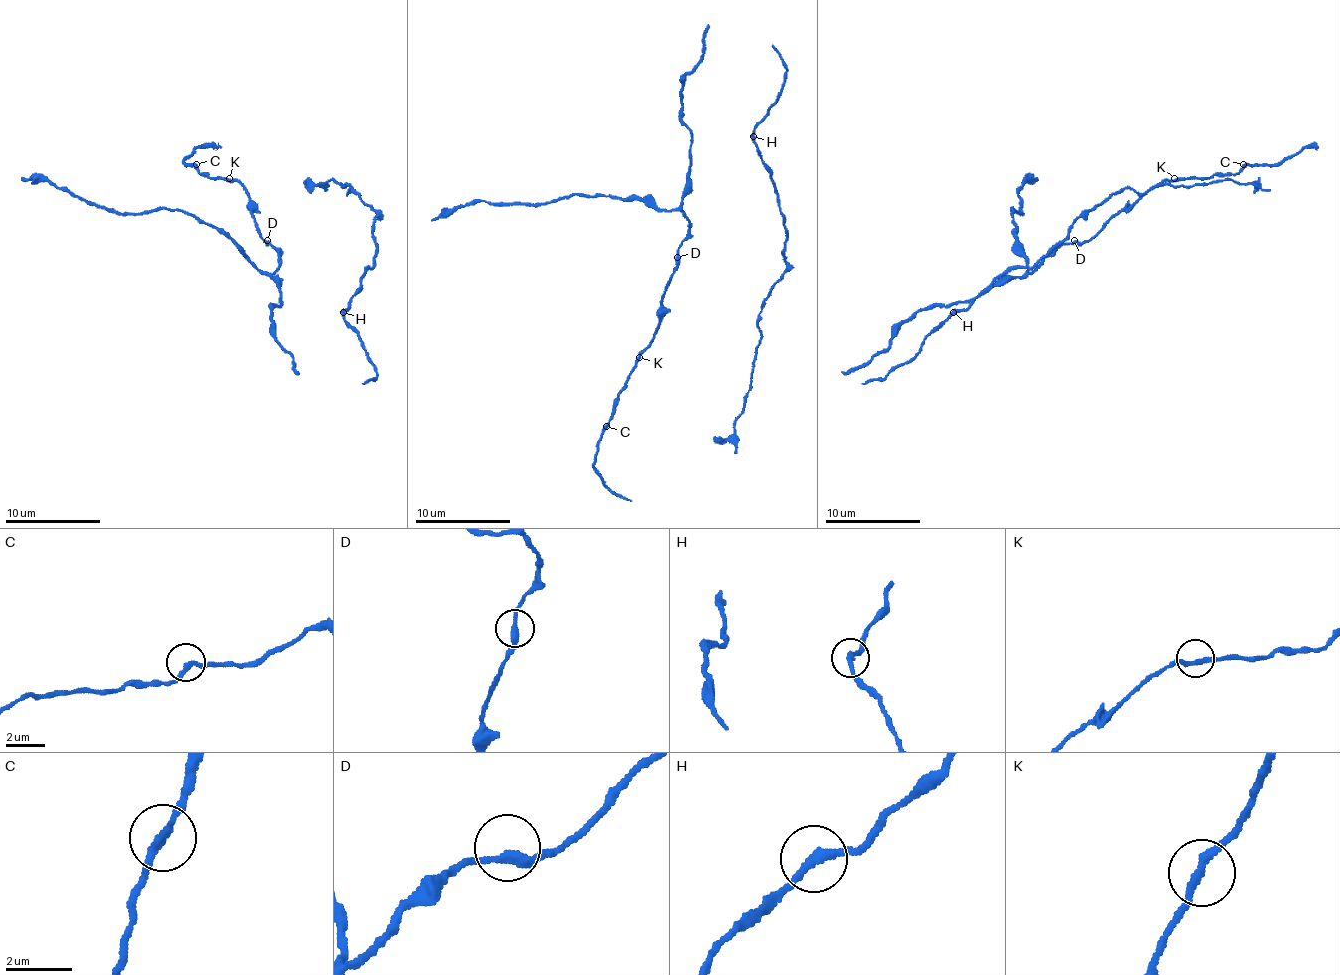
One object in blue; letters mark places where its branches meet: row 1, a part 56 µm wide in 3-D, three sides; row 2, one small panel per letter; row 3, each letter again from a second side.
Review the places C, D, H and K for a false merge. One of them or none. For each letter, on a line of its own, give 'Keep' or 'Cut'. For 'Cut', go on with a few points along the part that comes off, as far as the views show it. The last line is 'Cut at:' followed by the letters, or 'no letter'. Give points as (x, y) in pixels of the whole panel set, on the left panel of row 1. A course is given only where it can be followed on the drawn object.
C: Keep
D: Keep
H: Keep
K: Keep
Cut at: no letter

